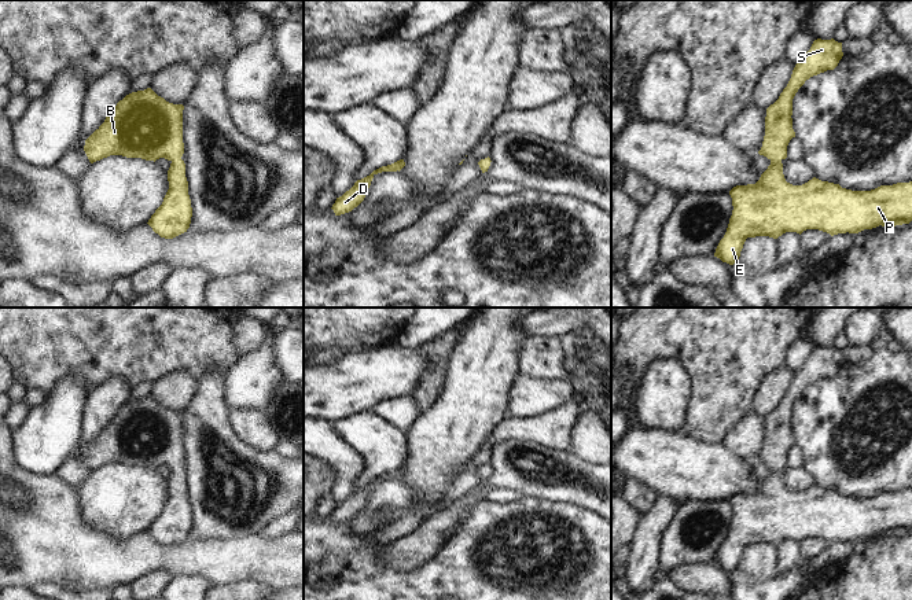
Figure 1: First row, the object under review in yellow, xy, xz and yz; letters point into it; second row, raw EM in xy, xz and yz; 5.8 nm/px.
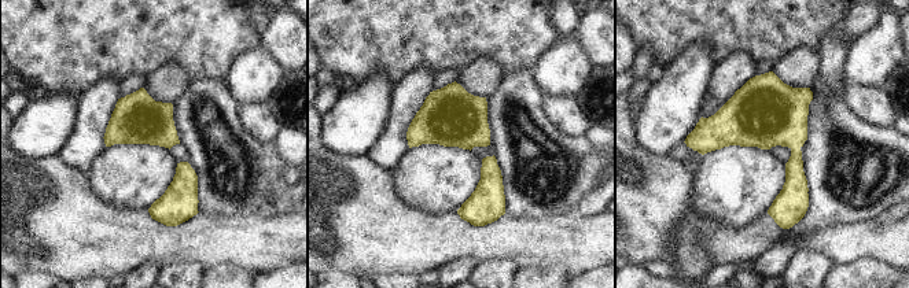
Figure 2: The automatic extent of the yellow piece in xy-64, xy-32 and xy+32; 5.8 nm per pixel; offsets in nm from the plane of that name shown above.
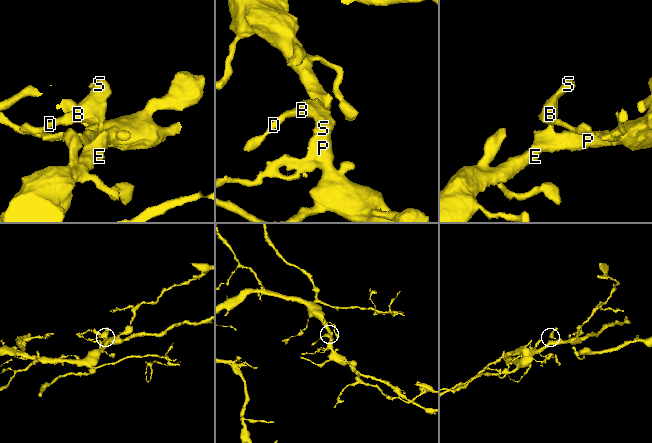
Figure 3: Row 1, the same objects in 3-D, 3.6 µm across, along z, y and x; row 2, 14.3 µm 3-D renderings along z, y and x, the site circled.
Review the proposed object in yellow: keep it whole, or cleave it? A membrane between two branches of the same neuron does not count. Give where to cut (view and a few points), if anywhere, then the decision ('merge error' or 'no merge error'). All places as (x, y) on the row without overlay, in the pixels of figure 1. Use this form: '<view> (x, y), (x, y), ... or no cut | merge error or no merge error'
no cut | no merge error

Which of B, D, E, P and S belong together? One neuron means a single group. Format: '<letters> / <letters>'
B D E P S

